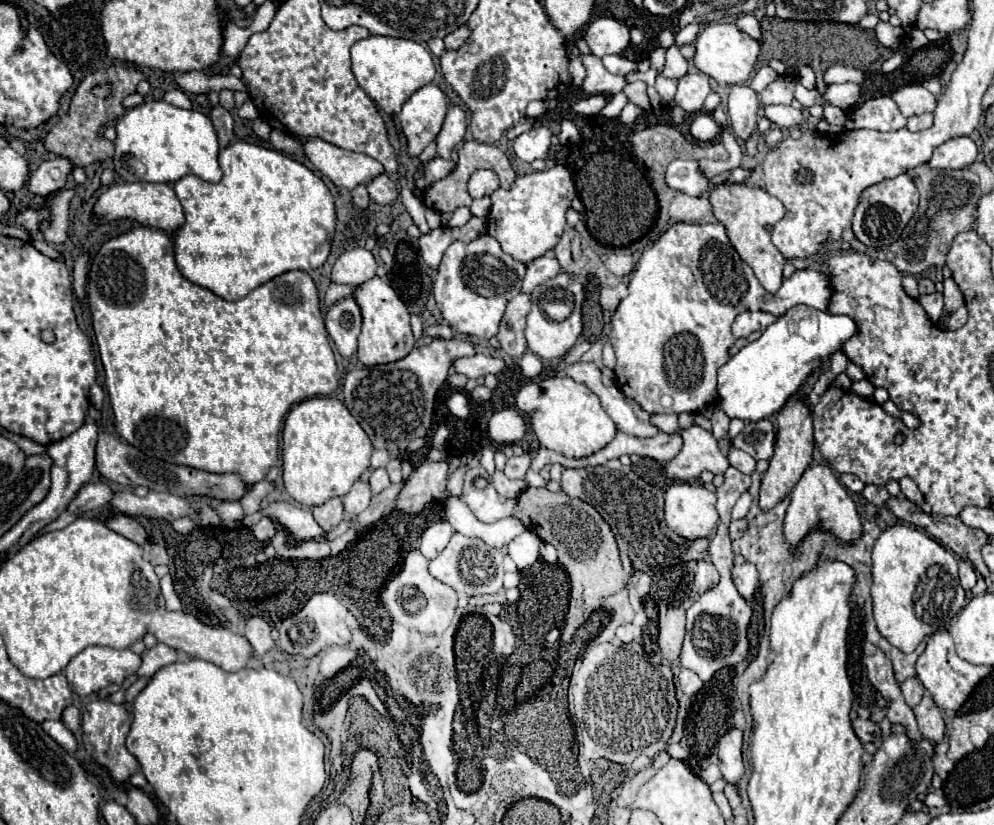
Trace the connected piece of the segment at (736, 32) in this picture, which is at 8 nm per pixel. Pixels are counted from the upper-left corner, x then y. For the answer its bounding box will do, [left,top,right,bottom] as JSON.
[693,22,759,86]

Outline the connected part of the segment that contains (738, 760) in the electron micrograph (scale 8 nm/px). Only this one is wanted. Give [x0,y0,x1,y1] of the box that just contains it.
[717,726,743,786]

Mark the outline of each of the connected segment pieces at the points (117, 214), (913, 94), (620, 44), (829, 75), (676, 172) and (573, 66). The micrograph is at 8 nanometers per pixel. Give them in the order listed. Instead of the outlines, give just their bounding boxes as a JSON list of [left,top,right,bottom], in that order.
[[95,182,185,234],[893,86,937,118],[585,18,629,58],[825,64,863,84],[665,160,709,196],[568,58,585,86]]

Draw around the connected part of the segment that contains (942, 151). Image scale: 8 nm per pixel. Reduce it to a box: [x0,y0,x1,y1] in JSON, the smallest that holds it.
[929,136,977,170]

